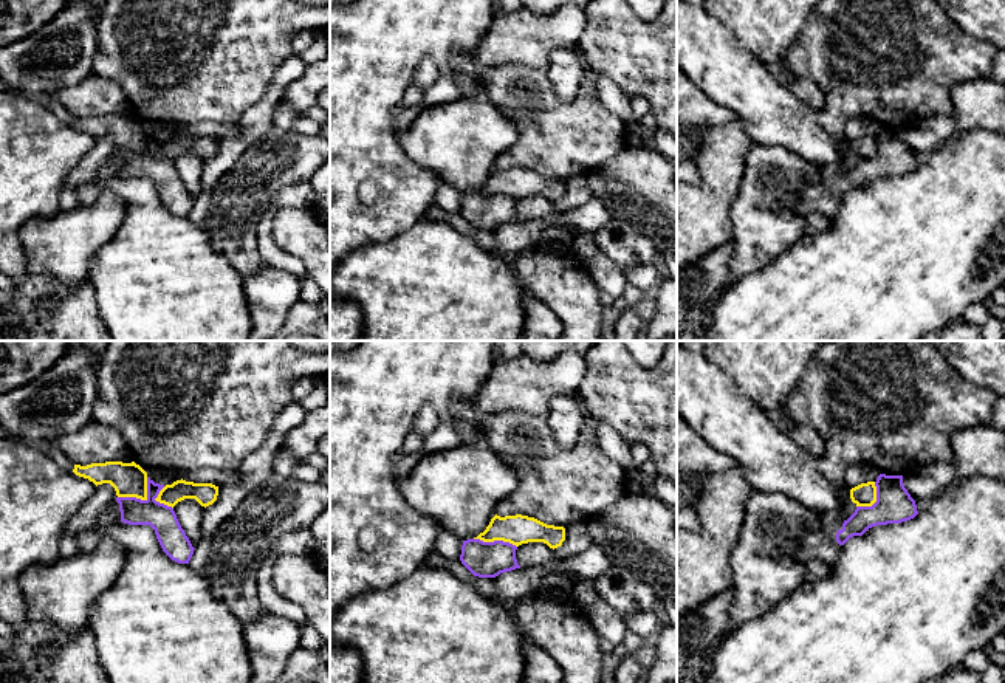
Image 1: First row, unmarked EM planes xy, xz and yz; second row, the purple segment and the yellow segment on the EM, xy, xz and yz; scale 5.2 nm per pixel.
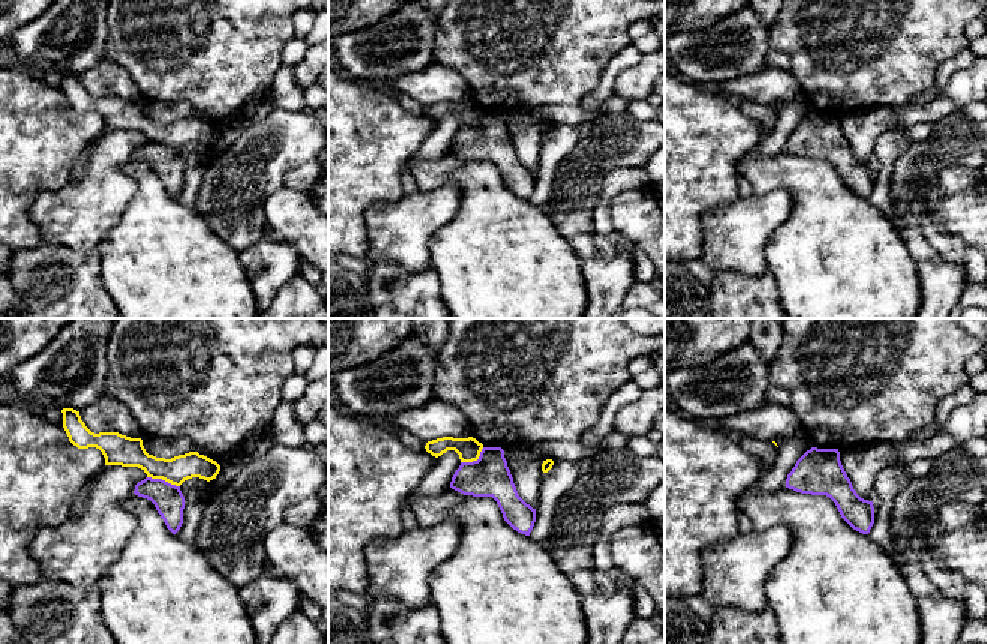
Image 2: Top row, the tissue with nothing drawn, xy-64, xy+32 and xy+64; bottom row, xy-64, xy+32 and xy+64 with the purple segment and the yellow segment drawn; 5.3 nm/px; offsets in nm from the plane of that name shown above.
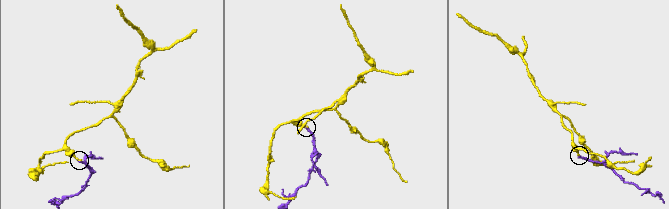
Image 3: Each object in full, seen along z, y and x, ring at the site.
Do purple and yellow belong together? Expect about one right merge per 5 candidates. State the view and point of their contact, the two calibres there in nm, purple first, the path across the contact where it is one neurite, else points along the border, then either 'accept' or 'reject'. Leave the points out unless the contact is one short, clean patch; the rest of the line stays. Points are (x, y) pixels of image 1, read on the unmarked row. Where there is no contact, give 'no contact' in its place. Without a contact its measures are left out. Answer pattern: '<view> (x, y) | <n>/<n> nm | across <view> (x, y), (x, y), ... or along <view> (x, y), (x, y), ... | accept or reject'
xy (140, 152) | 140/180 nm | along xy (147, 130), (147, 149), (144, 152), (118, 151) | reject

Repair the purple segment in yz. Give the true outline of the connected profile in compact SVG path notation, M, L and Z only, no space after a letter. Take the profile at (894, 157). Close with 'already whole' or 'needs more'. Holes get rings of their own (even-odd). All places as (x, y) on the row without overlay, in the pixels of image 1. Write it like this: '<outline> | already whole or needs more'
M880 127L875 139L876 155L872 160L856 160L855 166L844 175L804 184L796 204L797 214L807 217L818 212L833 218L850 190L863 189L876 178L911 173L918 167L915 153L903 138L903 129Z | needs more

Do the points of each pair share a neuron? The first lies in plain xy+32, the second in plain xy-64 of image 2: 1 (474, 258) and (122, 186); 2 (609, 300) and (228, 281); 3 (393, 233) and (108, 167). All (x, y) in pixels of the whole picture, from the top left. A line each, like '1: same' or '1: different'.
1: different
2: different
3: same

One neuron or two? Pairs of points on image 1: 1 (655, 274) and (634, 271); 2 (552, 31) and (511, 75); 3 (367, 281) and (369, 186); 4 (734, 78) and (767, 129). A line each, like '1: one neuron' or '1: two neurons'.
1: one neuron
2: two neurons
3: two neurons
4: one neuron

